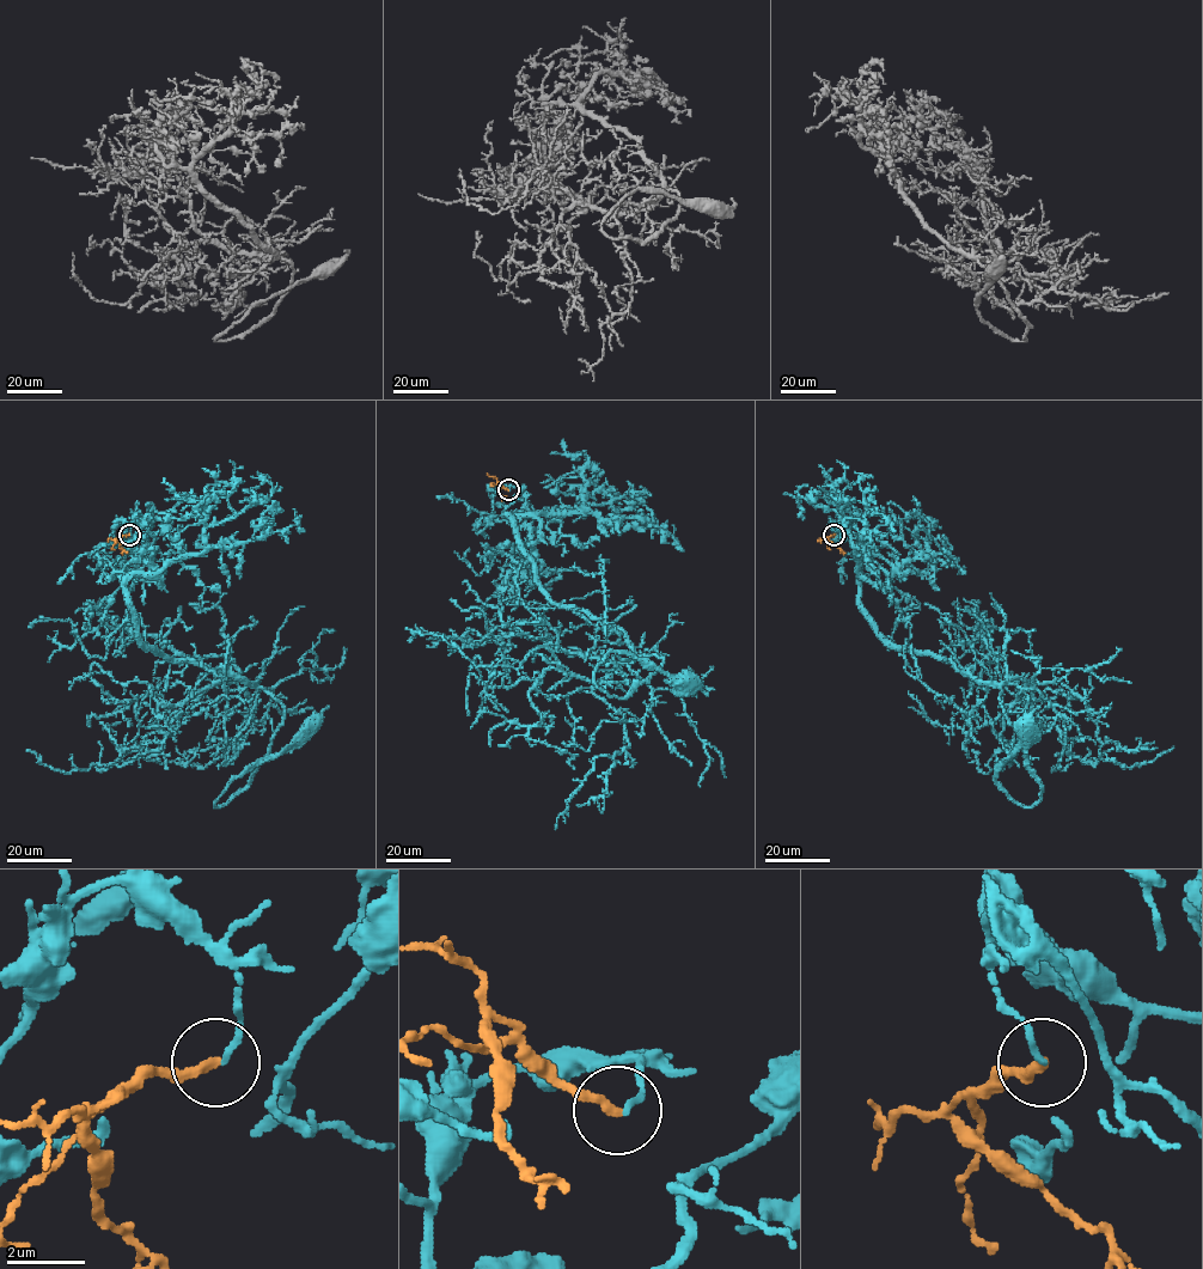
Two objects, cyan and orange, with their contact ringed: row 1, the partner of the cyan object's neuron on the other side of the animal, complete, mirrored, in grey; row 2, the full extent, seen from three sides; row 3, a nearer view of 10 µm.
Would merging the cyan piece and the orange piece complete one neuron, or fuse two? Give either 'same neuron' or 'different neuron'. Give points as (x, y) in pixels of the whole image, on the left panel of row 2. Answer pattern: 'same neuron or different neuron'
different neuron

